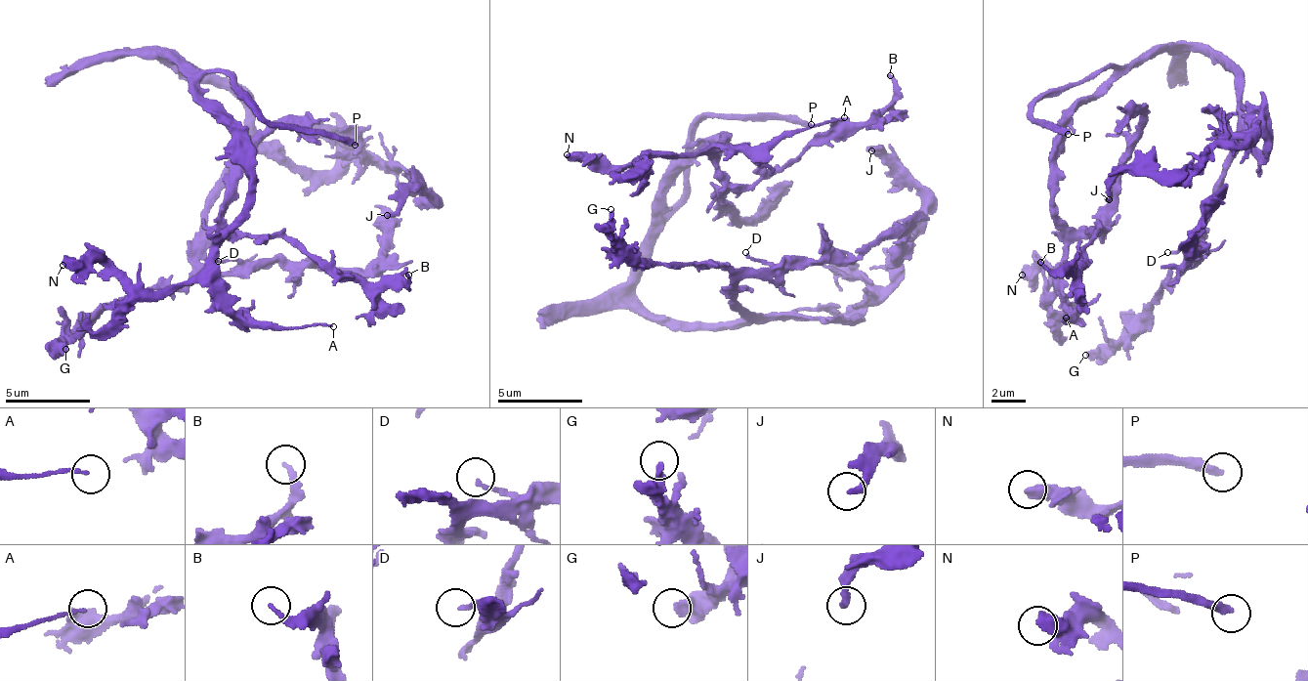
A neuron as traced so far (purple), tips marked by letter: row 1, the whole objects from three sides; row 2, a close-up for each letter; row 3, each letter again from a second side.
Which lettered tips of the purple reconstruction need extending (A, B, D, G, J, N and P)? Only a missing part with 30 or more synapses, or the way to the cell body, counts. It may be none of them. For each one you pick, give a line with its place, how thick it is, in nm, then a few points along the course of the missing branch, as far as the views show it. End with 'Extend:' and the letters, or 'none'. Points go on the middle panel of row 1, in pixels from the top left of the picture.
P: (811, 124) | 300 nm
Extend: P

